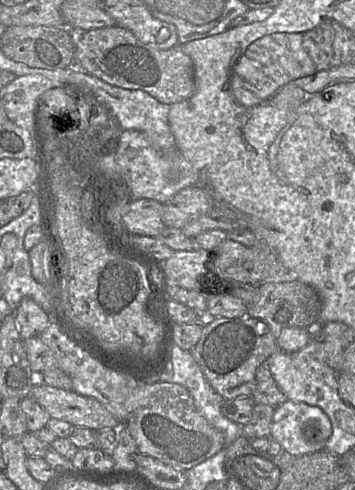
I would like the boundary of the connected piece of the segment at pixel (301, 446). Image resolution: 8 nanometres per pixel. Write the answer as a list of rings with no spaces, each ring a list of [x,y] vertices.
[[[286,400],[274,410],[270,438],[277,441],[291,456],[297,457],[323,450],[331,436],[332,425],[326,413],[317,406]]]

